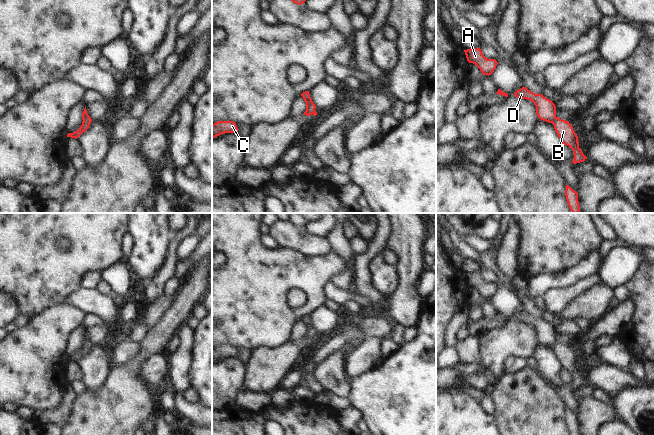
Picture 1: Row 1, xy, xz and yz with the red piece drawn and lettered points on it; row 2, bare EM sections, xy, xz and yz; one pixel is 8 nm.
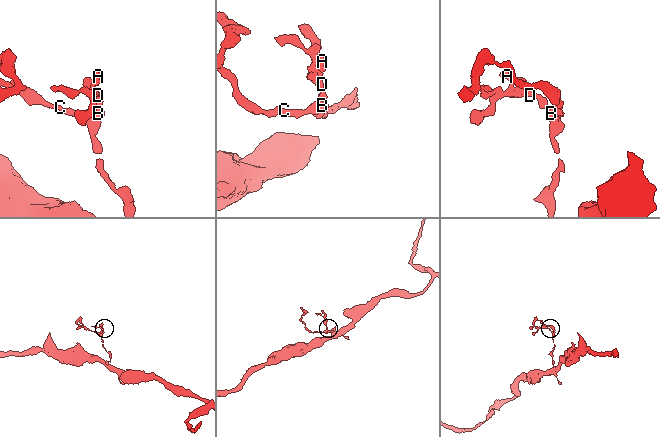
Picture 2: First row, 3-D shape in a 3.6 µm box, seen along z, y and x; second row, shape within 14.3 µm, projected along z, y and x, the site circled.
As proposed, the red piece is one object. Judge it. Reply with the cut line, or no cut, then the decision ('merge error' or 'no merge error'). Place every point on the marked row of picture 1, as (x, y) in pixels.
cut none; no merge error

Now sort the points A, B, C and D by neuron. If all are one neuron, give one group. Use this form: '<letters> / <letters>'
A B C D

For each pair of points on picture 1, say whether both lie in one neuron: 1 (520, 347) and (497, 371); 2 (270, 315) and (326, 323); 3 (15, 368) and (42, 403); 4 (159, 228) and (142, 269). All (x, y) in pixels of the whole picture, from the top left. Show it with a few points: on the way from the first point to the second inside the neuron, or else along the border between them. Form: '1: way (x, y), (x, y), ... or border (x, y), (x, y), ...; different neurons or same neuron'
1: way (512, 347), (497, 363); same neuron
2: border (323, 304), (318, 306), (309, 315); different neurons
3: way (24, 377), (41, 394); same neuron
4: way (151, 238), (150, 247), (145, 259); same neuron

